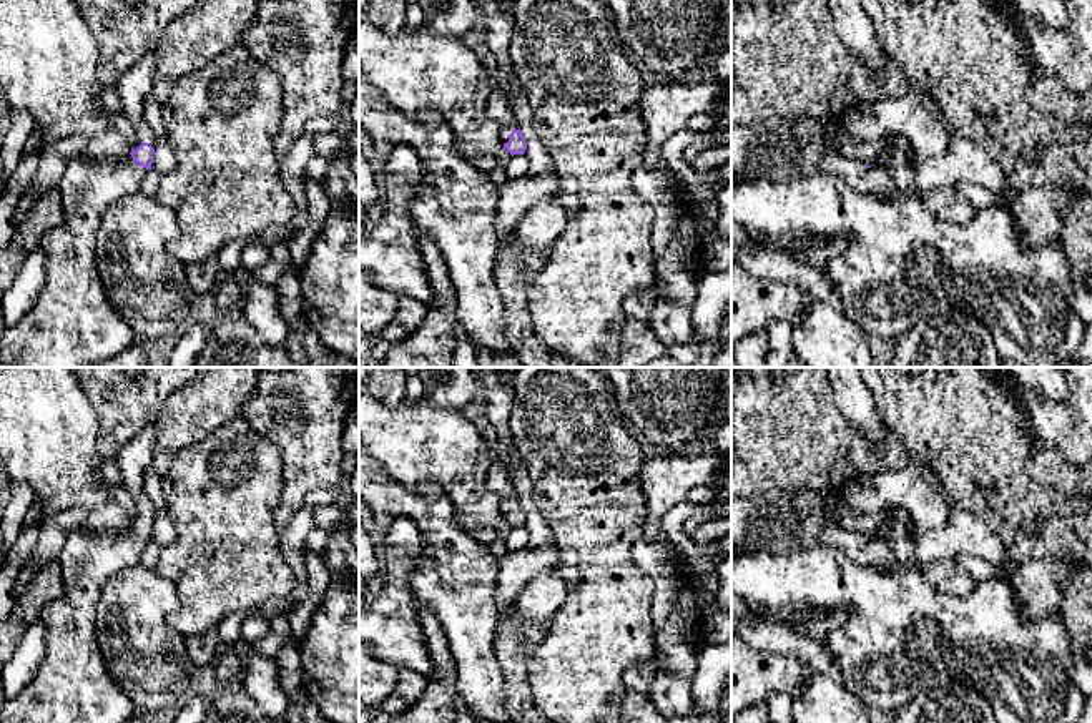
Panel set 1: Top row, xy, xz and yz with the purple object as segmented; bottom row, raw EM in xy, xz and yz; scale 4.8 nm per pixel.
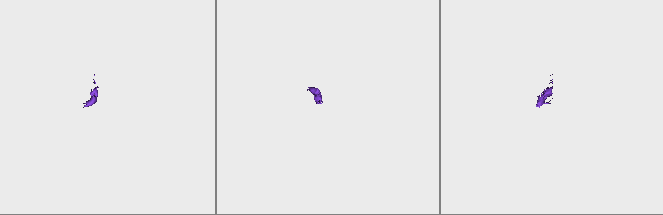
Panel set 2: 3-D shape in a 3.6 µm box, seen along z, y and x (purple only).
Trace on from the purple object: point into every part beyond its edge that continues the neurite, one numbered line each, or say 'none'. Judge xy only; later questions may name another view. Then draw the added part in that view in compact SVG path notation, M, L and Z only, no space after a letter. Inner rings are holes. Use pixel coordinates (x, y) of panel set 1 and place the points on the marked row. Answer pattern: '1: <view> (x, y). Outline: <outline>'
1: xy (135, 85). Outline: M148 52L140 61L126 70L115 85L123 103L123 116L135 130L136 150L141 143L155 146L155 135L143 118L143 101L153 90L156 52Z
2: xy (72, 324). Outline: M85 151L73 158L58 189L63 219L40 239L45 283L33 307L2 334L2 362L10 367L96 367L136 342L131 327L106 298L96 269L96 233L106 208L140 191L146 168L128 156Z

